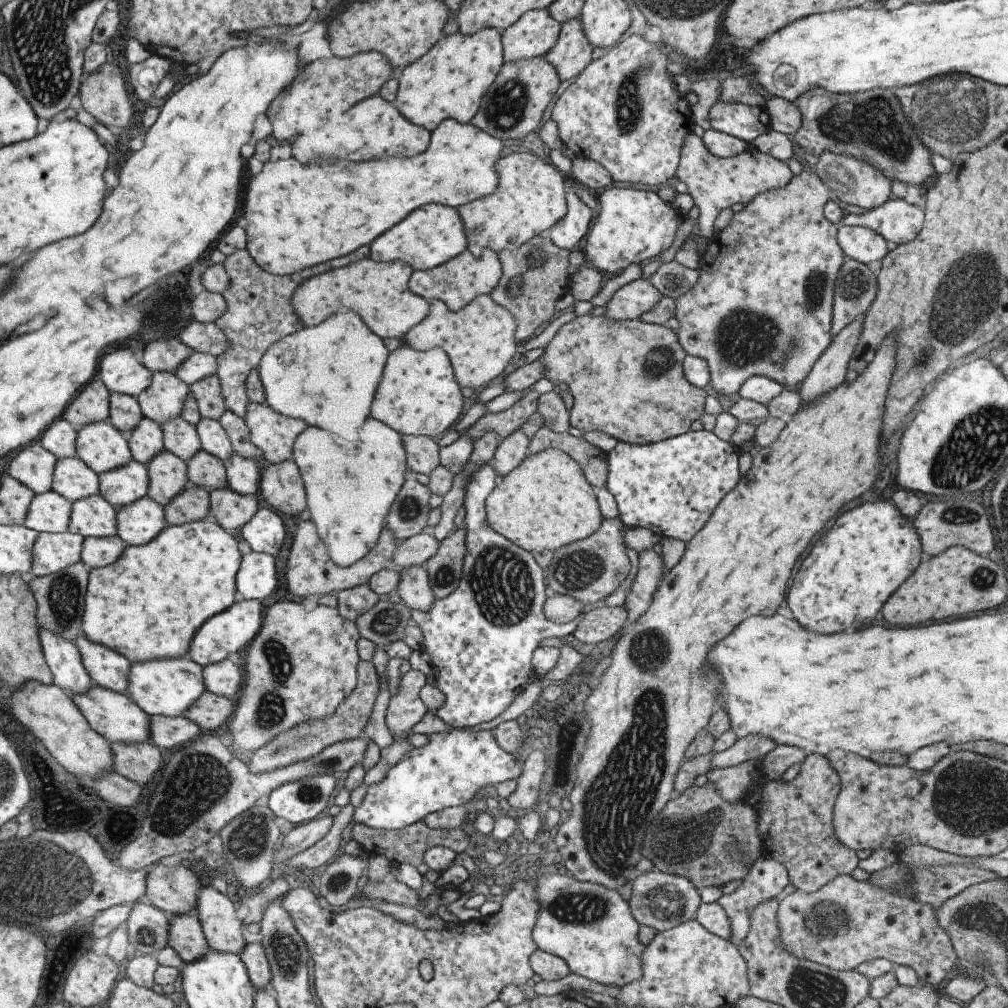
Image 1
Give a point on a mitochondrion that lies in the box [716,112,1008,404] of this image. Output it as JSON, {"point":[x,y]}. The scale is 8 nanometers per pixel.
{"point":[964,300]}

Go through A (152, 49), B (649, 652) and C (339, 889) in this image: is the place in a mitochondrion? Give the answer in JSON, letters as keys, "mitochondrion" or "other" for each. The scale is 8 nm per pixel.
{"A":"other","B":"mitochondrion","C":"mitochondrion"}

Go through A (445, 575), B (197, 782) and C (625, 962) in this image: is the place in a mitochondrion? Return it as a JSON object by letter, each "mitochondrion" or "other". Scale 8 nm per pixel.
{"A":"mitochondrion","B":"mitochondrion","C":"other"}

